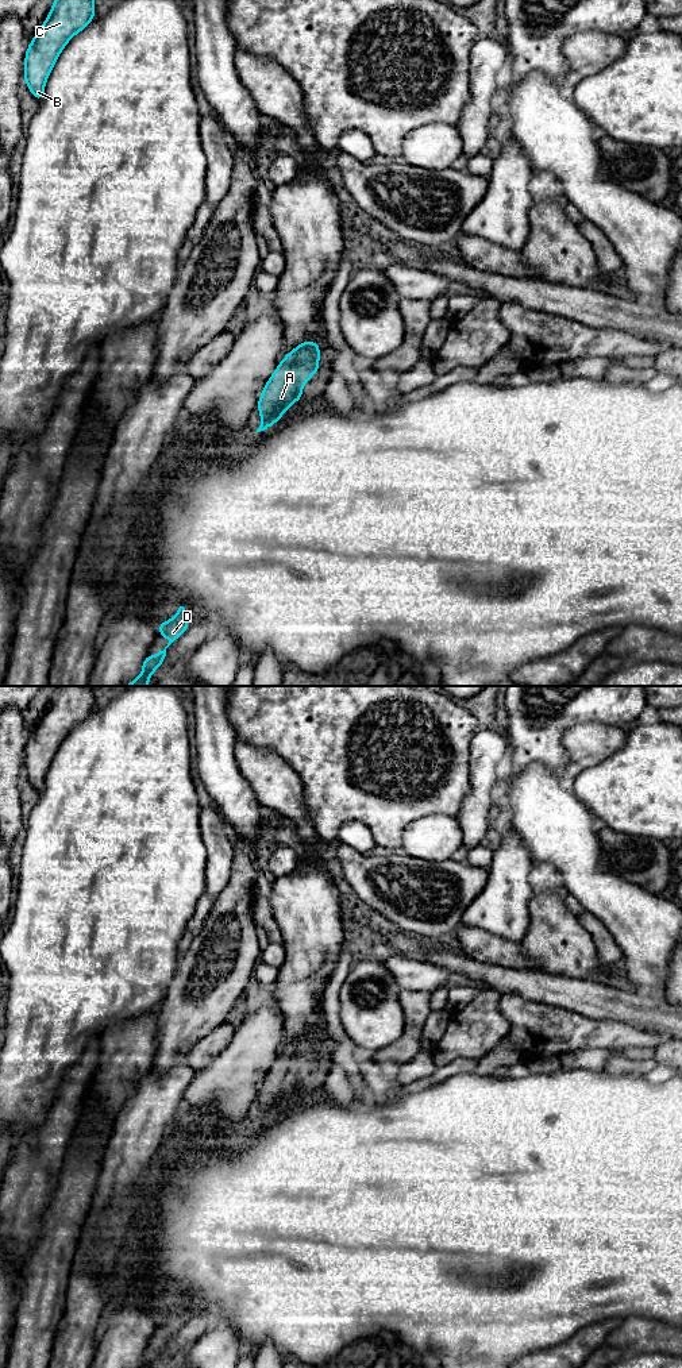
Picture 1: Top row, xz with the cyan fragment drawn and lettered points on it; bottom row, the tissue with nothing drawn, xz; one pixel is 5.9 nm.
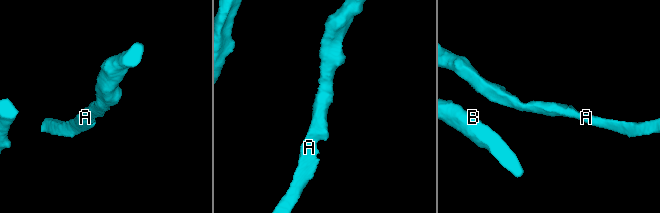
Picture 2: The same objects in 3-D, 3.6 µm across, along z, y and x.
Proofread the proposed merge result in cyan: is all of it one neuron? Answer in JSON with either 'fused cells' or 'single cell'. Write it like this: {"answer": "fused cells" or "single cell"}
{"answer": "single cell"}

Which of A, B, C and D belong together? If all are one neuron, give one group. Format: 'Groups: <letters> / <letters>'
Groups: A B C D

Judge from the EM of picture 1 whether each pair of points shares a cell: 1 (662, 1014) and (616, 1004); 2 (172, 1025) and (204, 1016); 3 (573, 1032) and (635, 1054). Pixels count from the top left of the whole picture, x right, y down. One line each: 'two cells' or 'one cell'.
1: one cell
2: one cell
3: two cells

